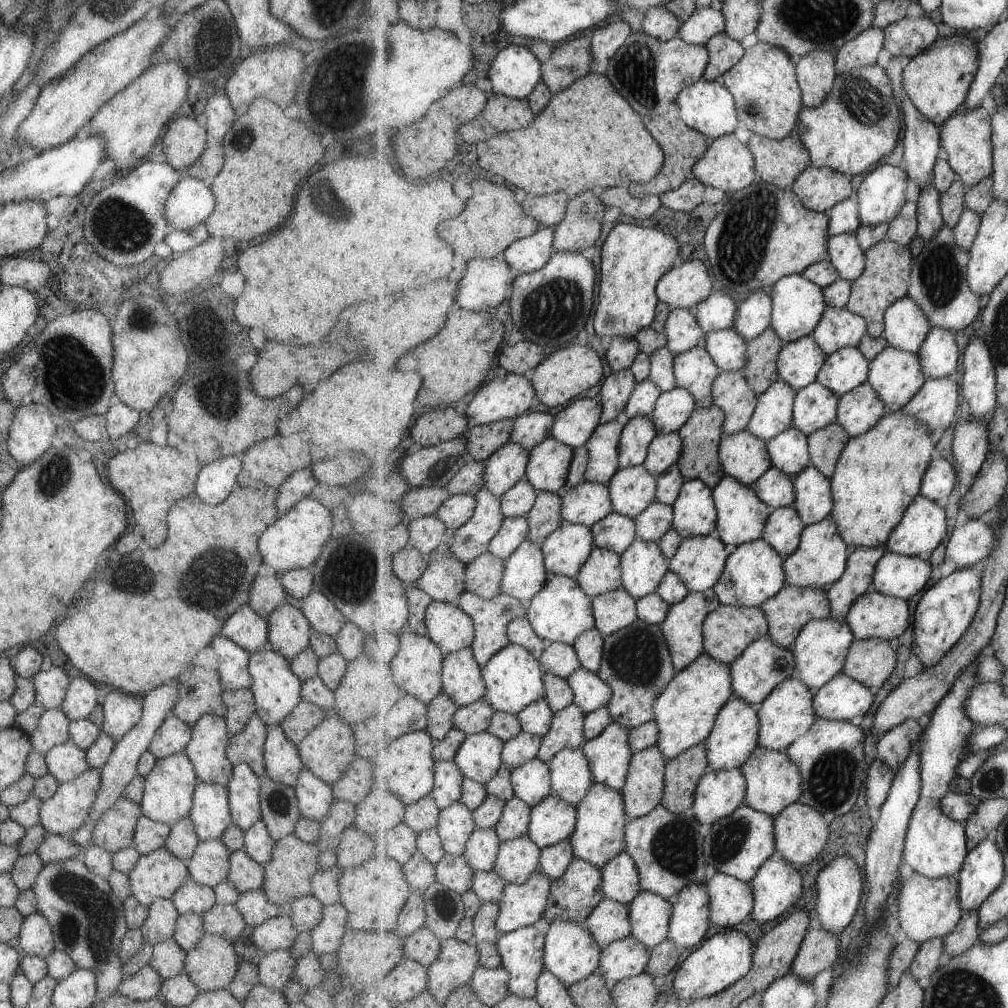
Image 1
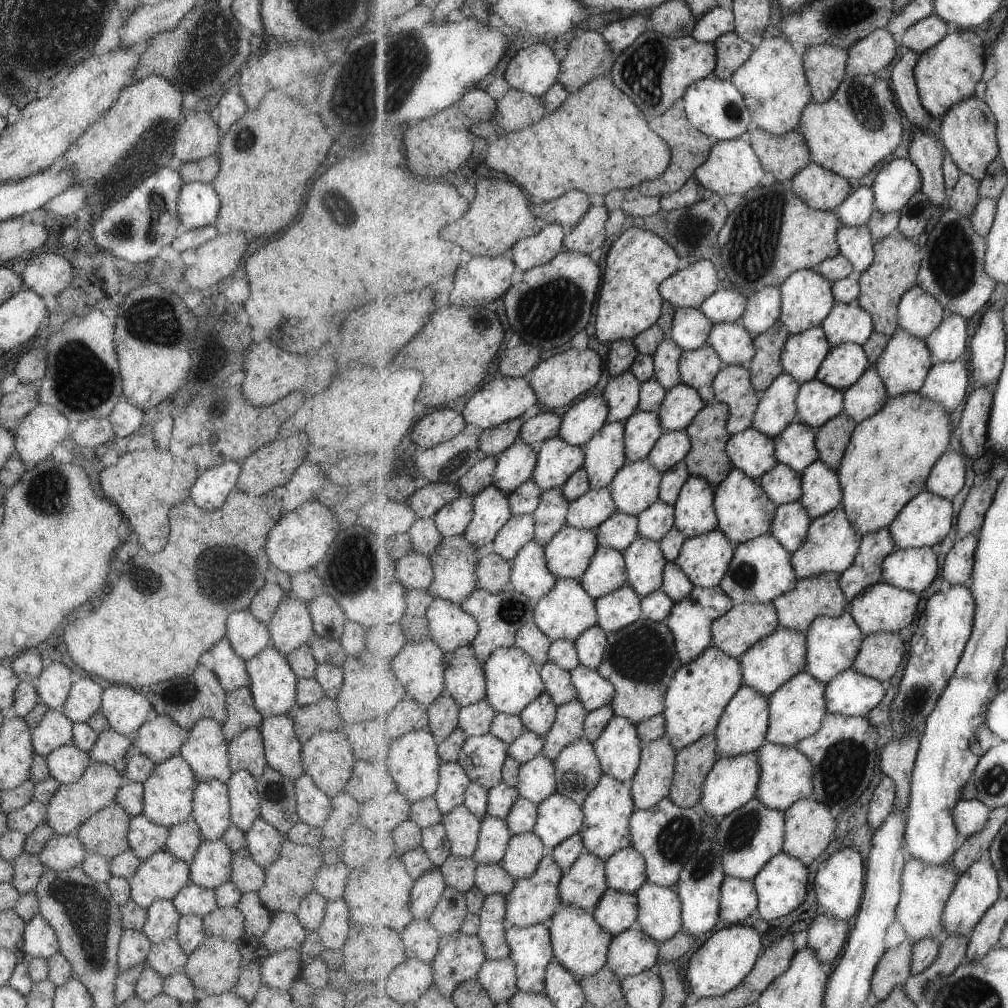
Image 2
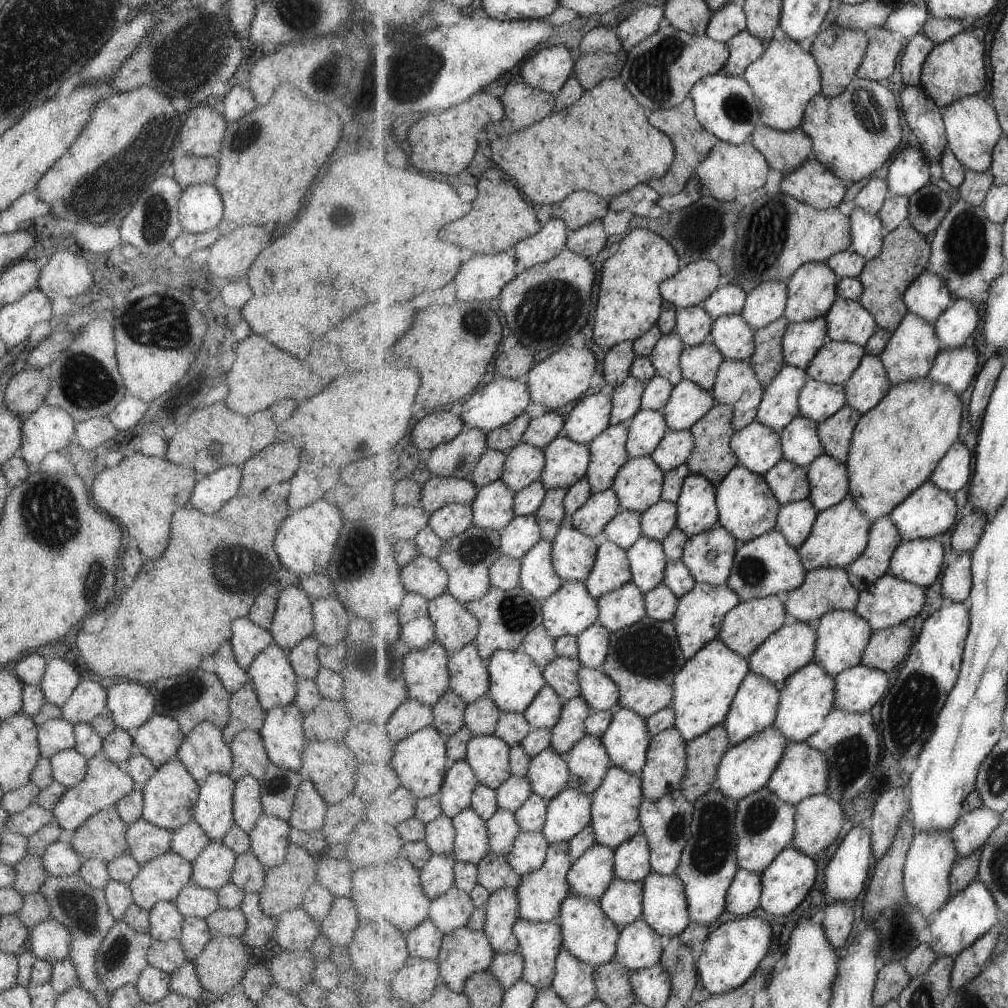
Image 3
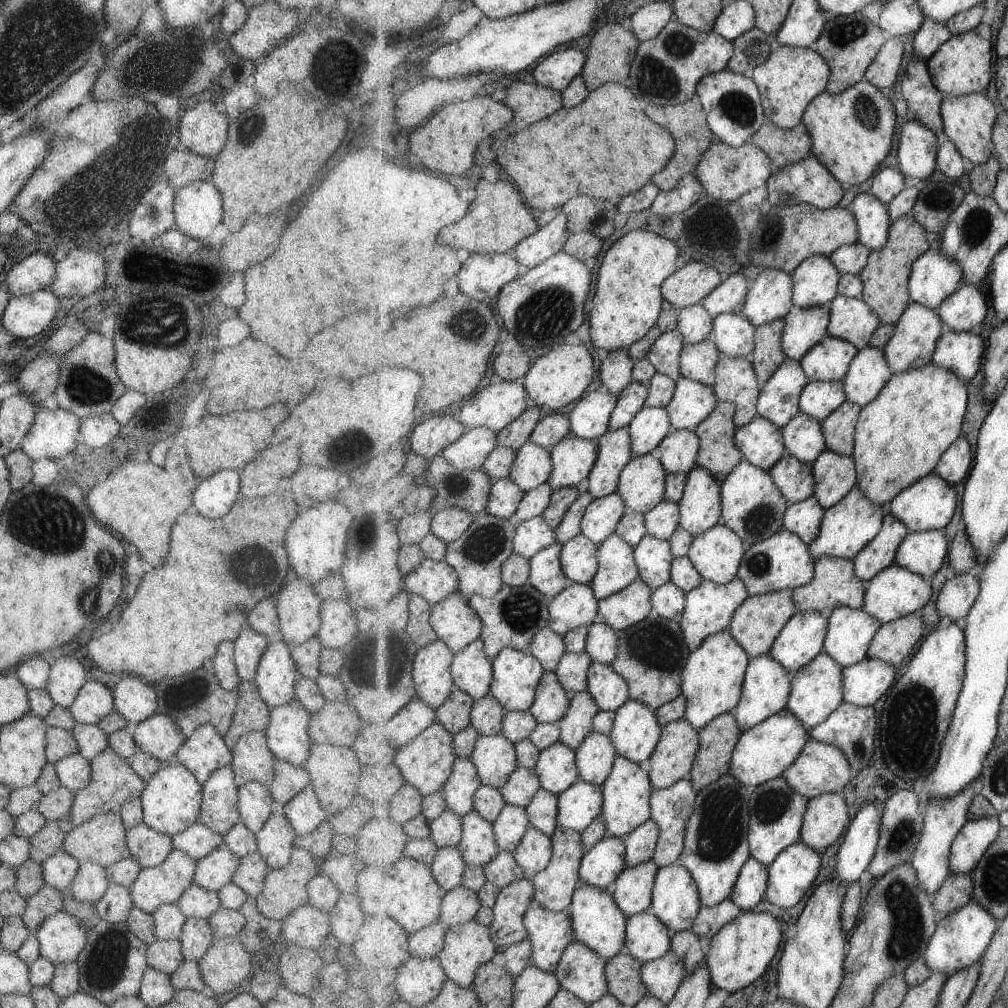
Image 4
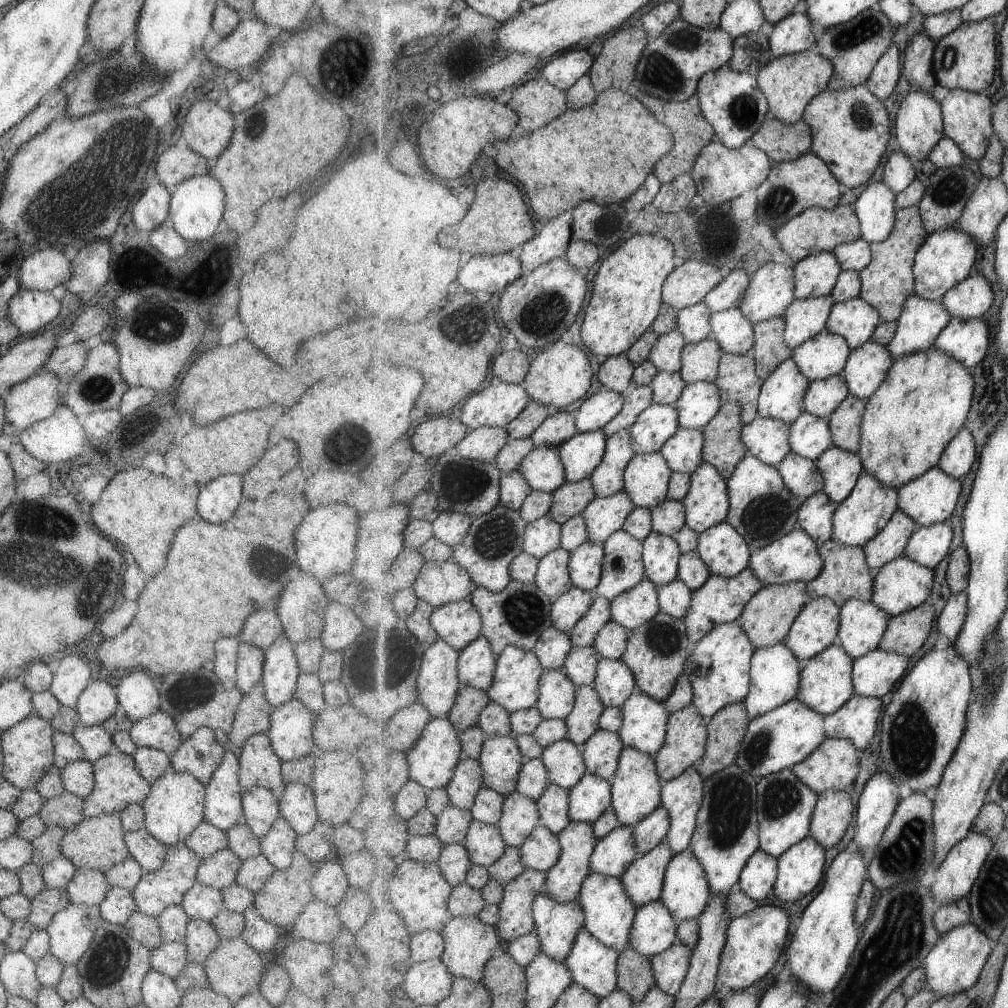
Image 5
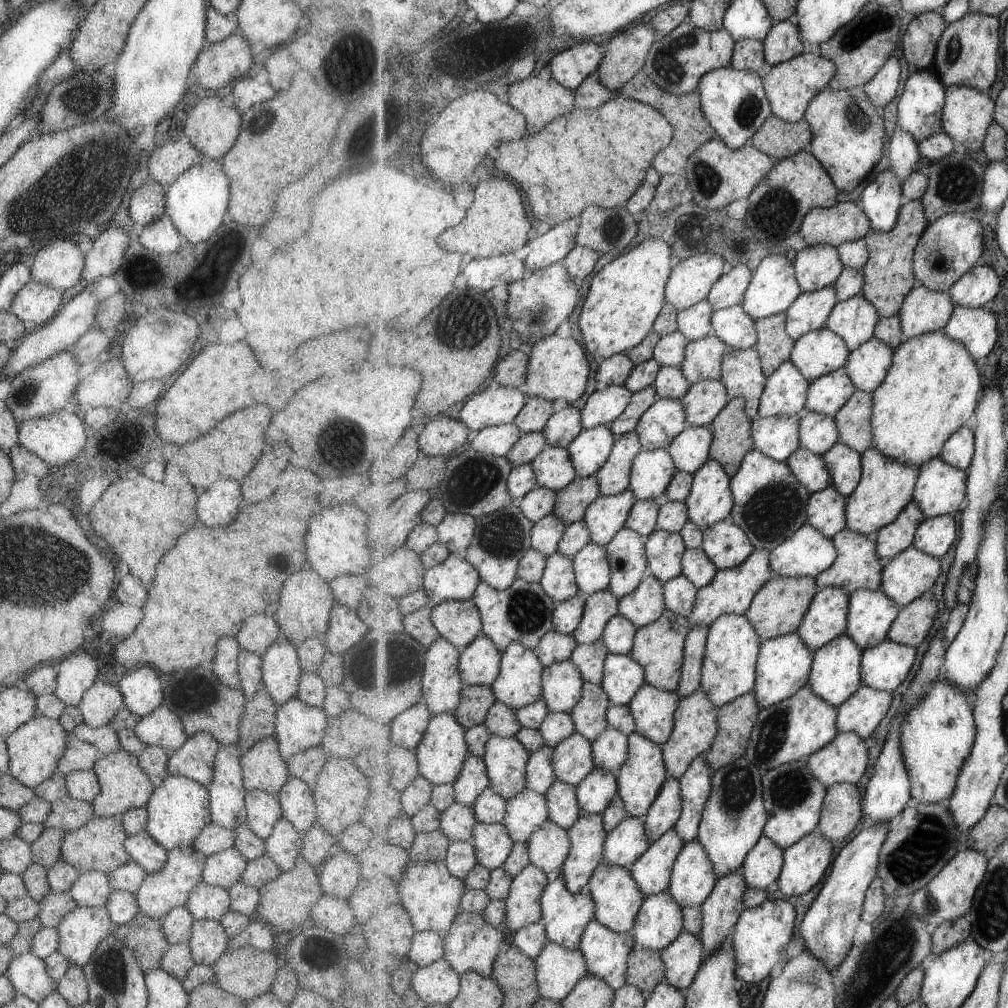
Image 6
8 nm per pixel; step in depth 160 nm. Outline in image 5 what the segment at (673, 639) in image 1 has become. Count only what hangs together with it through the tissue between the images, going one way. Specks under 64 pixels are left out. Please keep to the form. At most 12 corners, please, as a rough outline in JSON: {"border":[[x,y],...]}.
{"border":[[751,568],[712,575],[693,591],[685,616],[699,643],[717,626],[738,622],[763,582]]}

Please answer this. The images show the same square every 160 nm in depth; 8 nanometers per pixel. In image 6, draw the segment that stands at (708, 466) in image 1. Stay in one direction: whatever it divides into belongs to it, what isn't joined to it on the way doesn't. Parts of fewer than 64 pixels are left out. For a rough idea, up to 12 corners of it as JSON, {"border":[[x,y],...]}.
{"border":[[746,398],[711,424],[712,458],[731,476],[756,446]]}

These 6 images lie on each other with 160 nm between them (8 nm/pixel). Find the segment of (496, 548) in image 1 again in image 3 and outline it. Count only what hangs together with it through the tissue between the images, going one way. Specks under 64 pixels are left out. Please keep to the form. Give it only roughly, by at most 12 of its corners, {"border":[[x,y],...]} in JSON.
{"border":[[535,515],[500,533],[502,554],[521,560],[543,539]]}

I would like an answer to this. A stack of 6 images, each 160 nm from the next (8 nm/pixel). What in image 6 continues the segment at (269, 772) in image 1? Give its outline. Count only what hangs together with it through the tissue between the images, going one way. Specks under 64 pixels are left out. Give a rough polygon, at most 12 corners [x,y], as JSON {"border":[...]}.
{"border":[[298,698],[274,714],[283,760],[316,747],[328,717]]}

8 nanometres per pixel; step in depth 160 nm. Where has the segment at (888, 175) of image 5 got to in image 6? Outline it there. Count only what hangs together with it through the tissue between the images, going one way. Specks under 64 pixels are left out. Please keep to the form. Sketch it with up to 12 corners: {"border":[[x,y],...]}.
{"border":[[897,125],[889,145],[891,170],[904,180],[917,168],[918,140]]}

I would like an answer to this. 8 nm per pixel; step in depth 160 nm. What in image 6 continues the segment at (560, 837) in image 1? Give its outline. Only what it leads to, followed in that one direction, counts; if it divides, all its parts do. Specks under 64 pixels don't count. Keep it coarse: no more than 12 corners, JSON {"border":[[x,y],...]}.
{"border":[[596,767],[577,785],[582,814],[603,816],[618,775]]}

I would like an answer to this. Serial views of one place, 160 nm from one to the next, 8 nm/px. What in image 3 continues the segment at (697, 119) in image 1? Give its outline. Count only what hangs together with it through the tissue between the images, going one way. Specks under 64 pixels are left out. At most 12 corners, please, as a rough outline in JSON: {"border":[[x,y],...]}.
{"border":[[721,70],[693,87],[696,115],[742,145],[762,123],[744,76]]}

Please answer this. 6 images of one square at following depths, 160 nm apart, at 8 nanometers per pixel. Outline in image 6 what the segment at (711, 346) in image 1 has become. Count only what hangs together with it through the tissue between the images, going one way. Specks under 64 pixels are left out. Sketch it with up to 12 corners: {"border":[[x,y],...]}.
{"border":[[742,304],[714,311],[713,334],[731,349],[757,344],[756,321]]}

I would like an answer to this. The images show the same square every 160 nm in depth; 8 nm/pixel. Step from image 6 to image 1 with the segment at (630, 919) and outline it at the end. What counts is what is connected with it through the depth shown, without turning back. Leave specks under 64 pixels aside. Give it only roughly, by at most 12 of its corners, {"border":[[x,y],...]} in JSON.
{"border":[[557,919],[544,963],[568,987],[599,970],[603,948],[585,922]]}

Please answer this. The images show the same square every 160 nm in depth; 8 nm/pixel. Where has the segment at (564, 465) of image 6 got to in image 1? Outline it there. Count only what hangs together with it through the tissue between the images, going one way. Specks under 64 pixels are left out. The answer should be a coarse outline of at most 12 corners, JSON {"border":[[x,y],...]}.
{"border":[[509,442],[486,461],[498,499],[527,478],[530,450]]}

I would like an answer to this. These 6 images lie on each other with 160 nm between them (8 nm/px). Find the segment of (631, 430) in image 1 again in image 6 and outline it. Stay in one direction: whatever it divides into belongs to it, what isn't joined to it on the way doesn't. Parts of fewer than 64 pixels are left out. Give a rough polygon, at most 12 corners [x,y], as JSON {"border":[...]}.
{"border":[[659,398],[636,431],[646,451],[692,426],[681,399]]}

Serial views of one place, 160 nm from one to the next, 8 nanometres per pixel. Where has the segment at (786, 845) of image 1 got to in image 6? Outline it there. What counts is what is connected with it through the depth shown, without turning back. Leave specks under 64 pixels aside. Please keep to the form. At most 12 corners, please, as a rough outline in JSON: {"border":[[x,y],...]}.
{"border":[[857,786],[828,788],[816,830],[845,842],[865,817]]}

